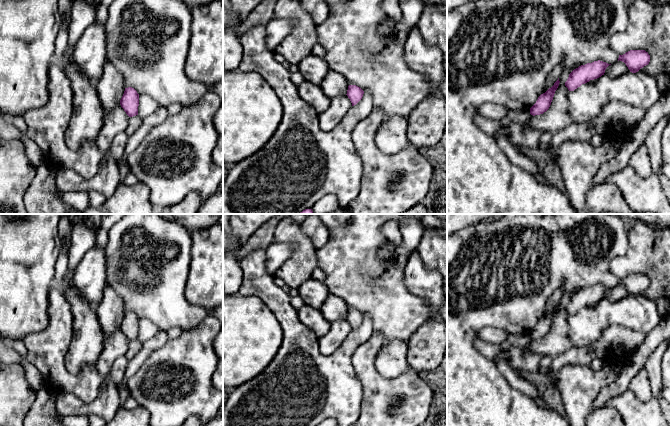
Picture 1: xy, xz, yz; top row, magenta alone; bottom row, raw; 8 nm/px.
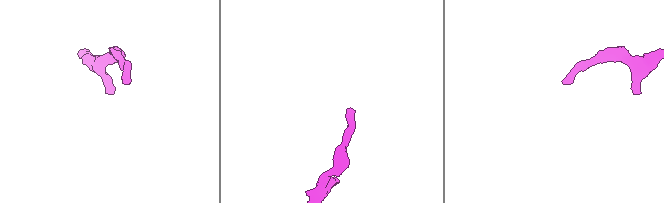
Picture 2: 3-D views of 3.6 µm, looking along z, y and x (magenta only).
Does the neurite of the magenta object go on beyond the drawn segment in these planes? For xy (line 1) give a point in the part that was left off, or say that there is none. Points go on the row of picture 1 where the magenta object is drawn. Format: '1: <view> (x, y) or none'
1: none

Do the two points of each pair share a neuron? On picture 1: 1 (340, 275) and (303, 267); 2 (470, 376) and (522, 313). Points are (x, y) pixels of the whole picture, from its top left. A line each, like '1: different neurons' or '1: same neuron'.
1: different neurons
2: same neuron

